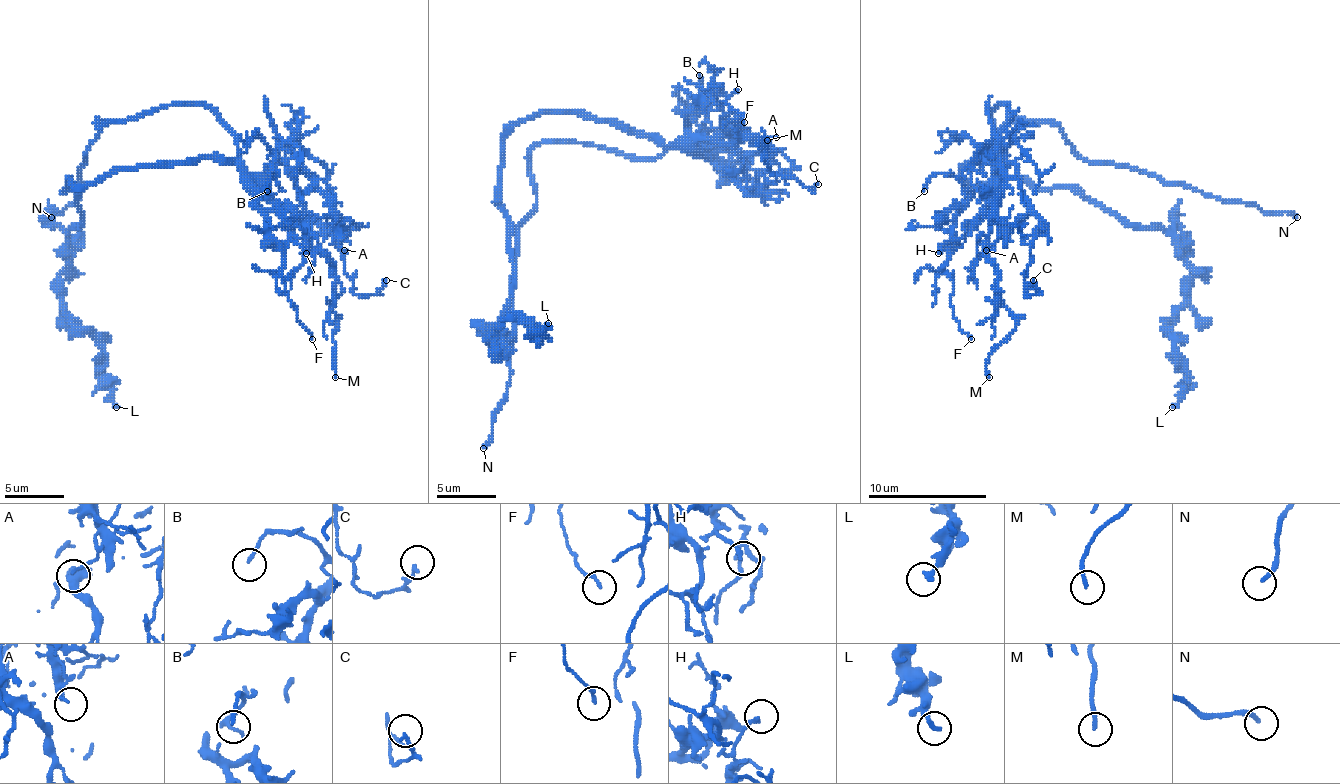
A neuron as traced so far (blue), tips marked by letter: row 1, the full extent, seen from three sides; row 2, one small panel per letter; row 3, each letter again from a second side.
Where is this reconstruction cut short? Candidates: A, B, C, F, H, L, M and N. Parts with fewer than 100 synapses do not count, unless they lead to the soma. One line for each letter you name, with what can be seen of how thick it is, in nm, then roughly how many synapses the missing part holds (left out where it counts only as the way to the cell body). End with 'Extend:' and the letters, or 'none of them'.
N: Thickness 200 nm
Extend: N

